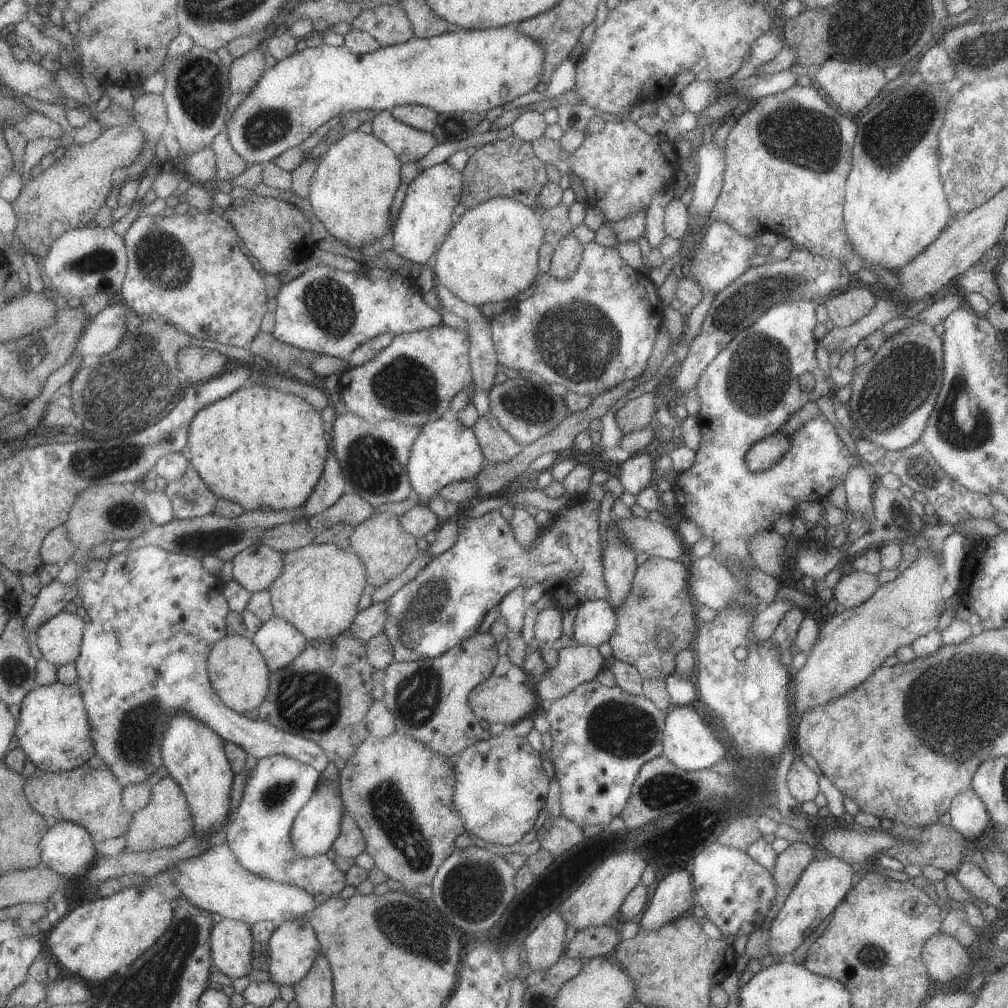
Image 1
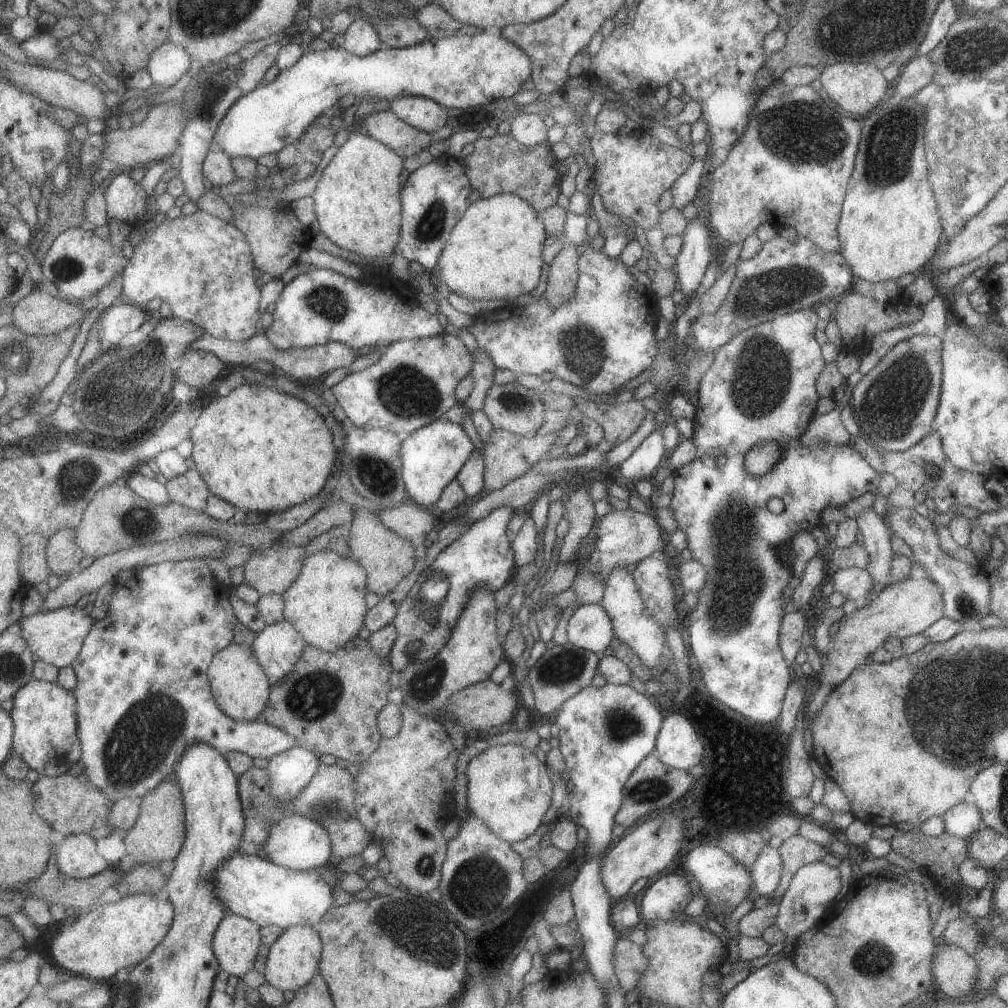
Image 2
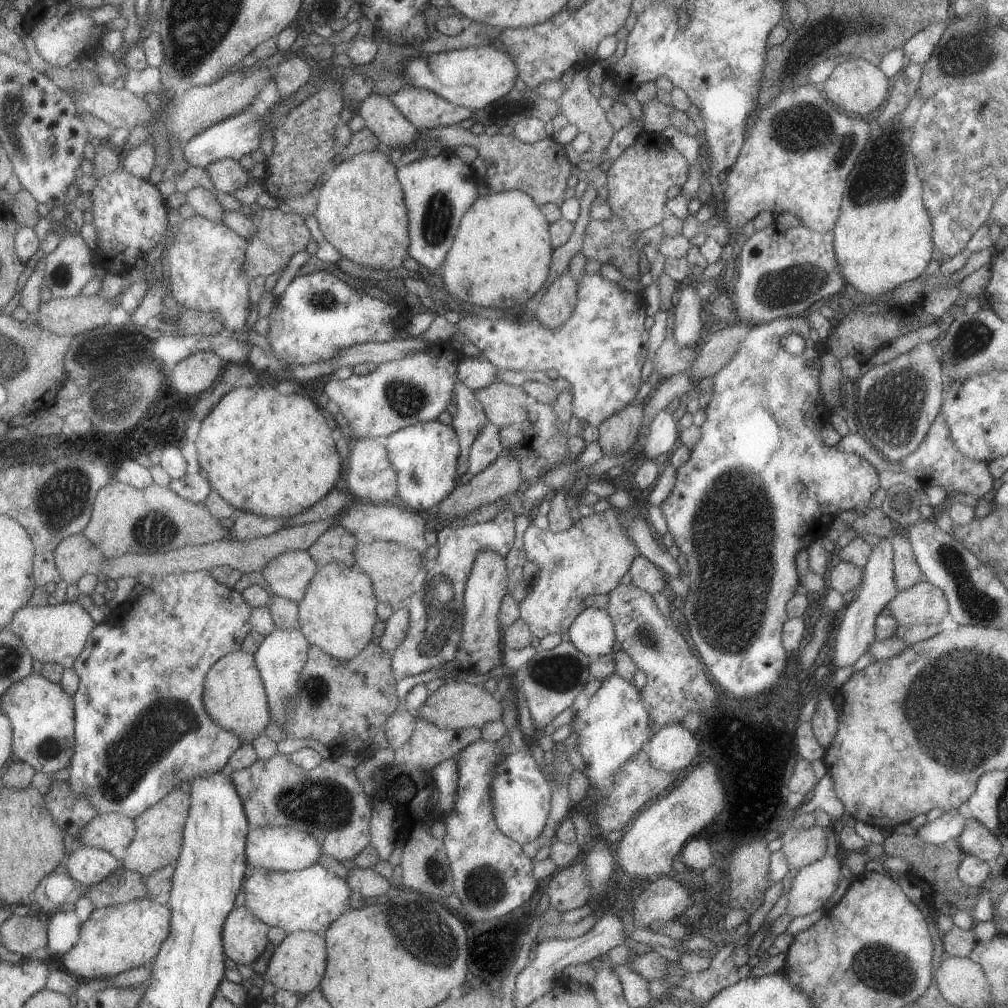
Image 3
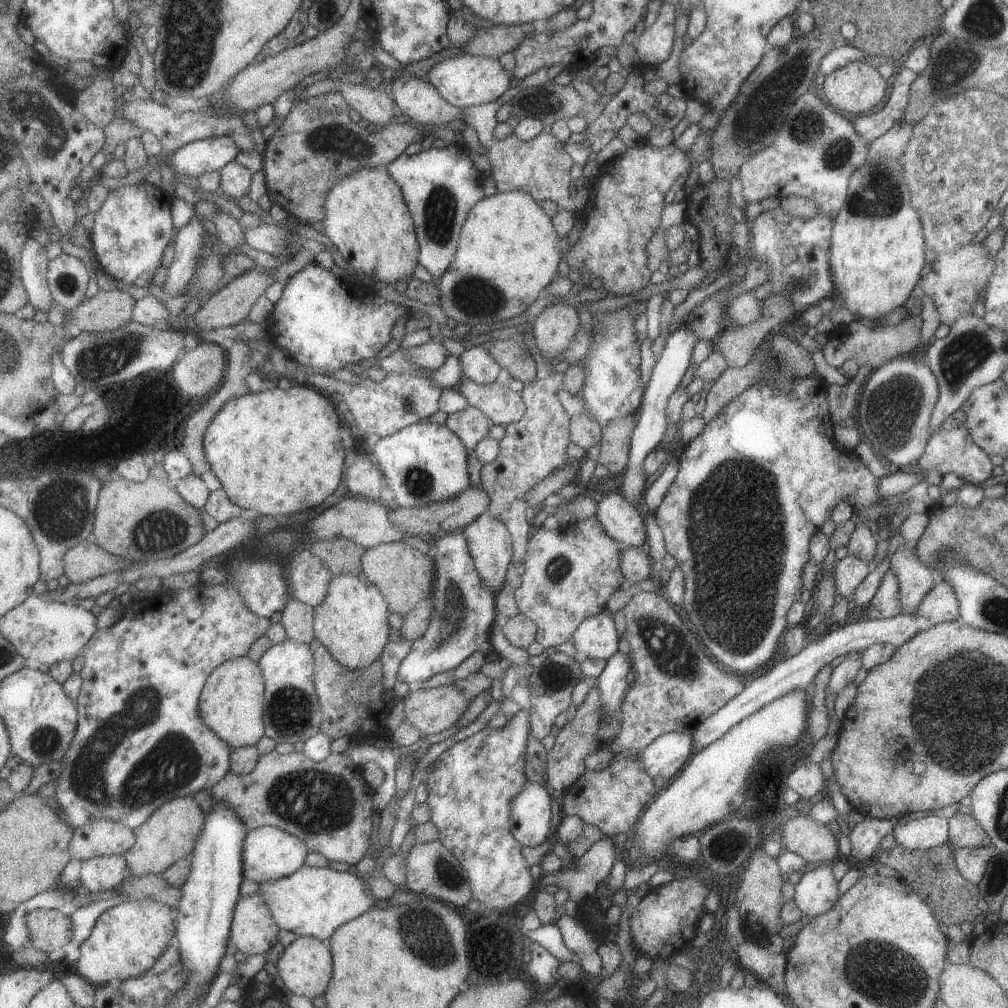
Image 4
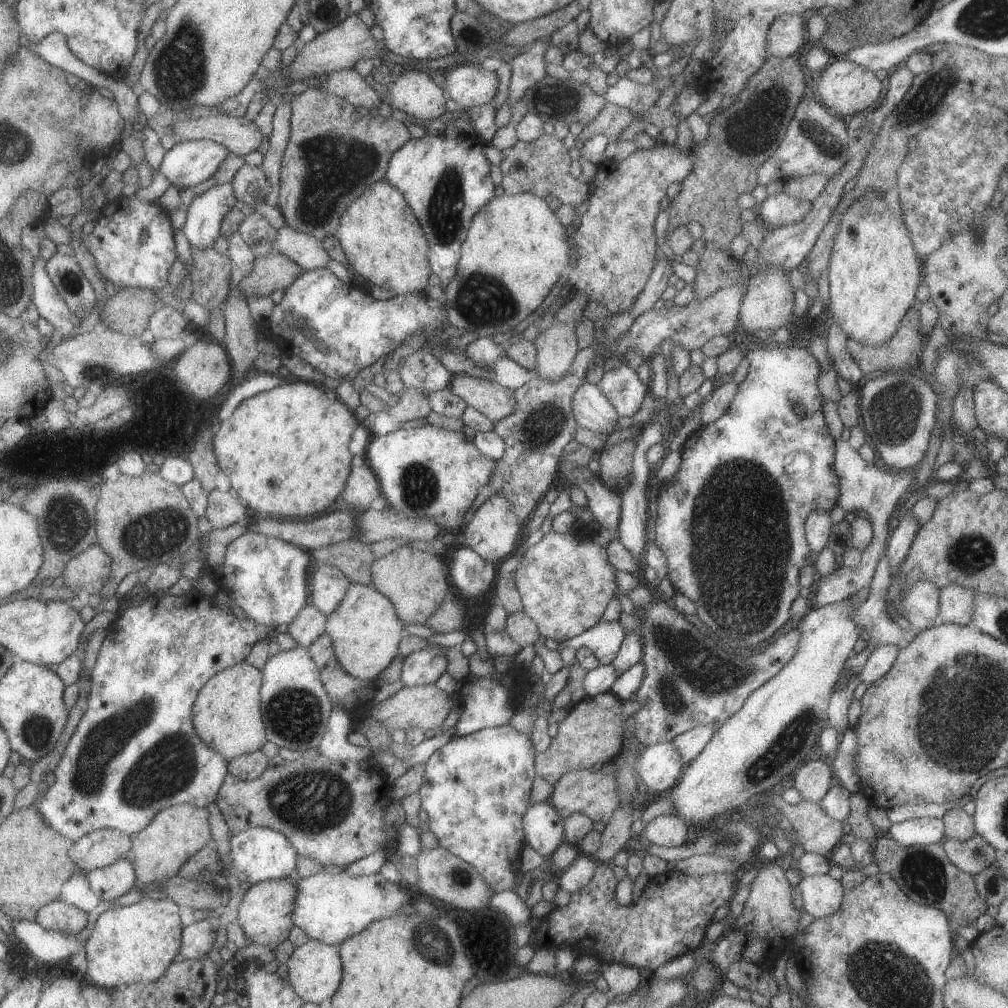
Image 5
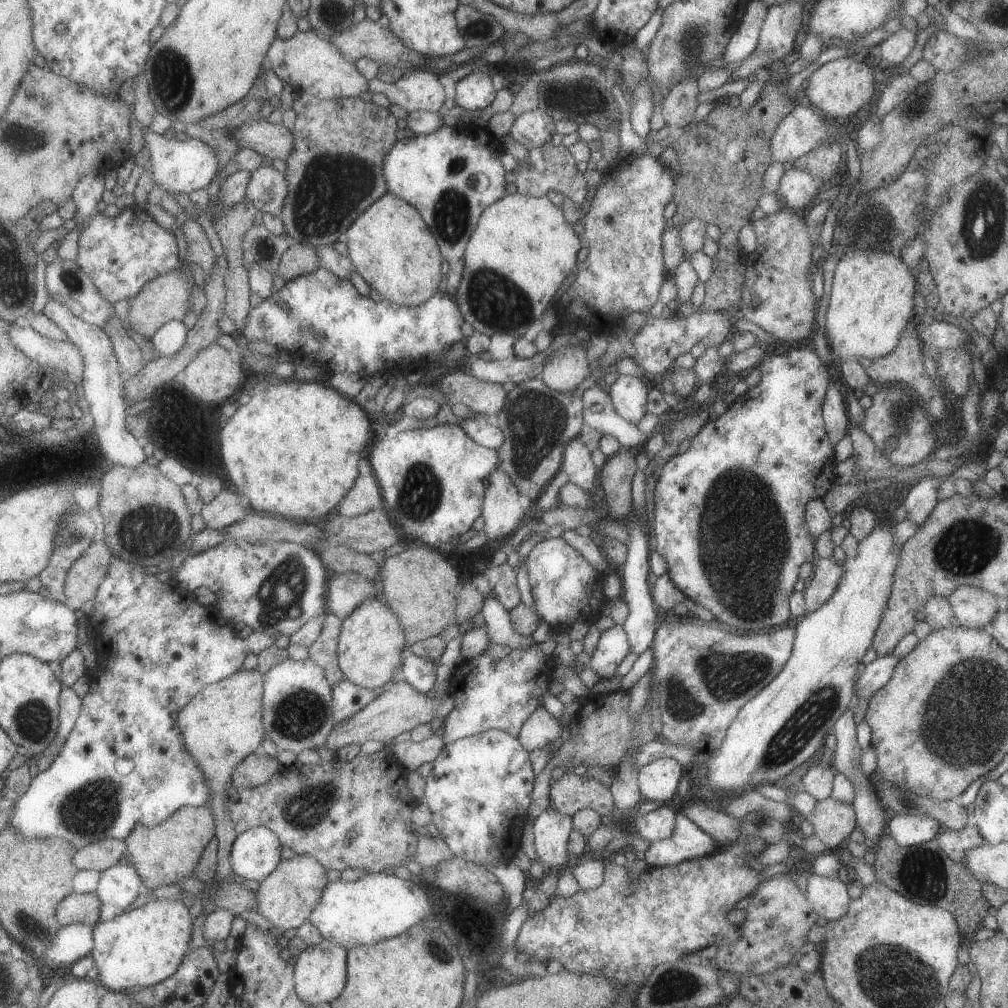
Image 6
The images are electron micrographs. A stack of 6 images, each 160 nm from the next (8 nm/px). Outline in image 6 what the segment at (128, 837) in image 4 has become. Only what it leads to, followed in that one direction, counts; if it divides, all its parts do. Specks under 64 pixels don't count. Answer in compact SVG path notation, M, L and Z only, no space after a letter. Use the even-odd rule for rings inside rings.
M105 839L78 849L74 863L80 869L103 872L120 863L125 849L121 839Z

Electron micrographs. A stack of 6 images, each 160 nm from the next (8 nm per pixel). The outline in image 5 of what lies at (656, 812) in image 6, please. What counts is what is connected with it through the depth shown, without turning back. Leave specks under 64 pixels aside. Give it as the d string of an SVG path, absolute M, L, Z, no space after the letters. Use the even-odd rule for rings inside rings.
M657 815L644 824L641 839L662 847L678 847L686 842L687 824L677 815Z

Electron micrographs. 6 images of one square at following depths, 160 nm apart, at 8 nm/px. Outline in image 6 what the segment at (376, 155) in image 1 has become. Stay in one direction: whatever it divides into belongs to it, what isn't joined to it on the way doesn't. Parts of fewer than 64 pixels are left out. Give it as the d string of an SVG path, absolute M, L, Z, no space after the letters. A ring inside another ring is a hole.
M385 193L370 204L346 230L343 239L354 270L381 298L412 307L431 298L441 282L441 261L435 237L414 206Z

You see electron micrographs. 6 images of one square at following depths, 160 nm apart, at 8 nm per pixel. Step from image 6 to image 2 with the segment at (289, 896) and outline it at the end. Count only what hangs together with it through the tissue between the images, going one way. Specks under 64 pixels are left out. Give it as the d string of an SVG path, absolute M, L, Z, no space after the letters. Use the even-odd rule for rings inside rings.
M231 914L219 921L212 940L212 951L219 967L238 978L253 969L260 941L260 927L241 915Z

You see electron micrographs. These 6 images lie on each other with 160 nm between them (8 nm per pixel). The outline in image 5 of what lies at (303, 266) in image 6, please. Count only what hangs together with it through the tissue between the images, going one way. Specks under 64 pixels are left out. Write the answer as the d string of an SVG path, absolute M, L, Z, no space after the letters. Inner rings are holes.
M279 251L255 257L252 272L242 276L238 287L244 297L251 293L269 296L273 290L285 290L304 270Z

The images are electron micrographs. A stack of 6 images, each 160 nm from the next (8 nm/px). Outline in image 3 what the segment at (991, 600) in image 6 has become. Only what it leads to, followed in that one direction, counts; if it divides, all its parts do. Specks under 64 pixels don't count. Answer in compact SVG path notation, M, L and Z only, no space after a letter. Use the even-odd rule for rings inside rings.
M919 581L912 587L896 591L896 595L886 604L885 614L897 625L939 625L941 619L948 614L947 599L939 587L926 581Z

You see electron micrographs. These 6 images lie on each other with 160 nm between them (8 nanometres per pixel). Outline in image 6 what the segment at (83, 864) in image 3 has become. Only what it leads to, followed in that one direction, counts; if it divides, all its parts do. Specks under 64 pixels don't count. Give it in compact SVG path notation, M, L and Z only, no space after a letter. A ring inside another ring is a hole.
M116 864L102 872L97 894L105 904L125 910L137 896L143 894L143 881L131 865Z

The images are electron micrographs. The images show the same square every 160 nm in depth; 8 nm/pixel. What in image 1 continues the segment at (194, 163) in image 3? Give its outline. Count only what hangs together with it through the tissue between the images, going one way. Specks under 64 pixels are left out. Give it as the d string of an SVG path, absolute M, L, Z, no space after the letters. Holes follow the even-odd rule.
M516 23L478 31L461 29L426 39L413 36L404 43L380 46L373 52L358 55L345 46L334 47L321 43L297 51L266 69L252 91L227 115L225 132L231 148L248 165L261 165L284 150L298 146L318 126L330 123L335 116L350 111L385 111L394 106L423 105L432 108L437 114L485 113L533 90L541 82L543 61L544 52L540 45L517 32Z

